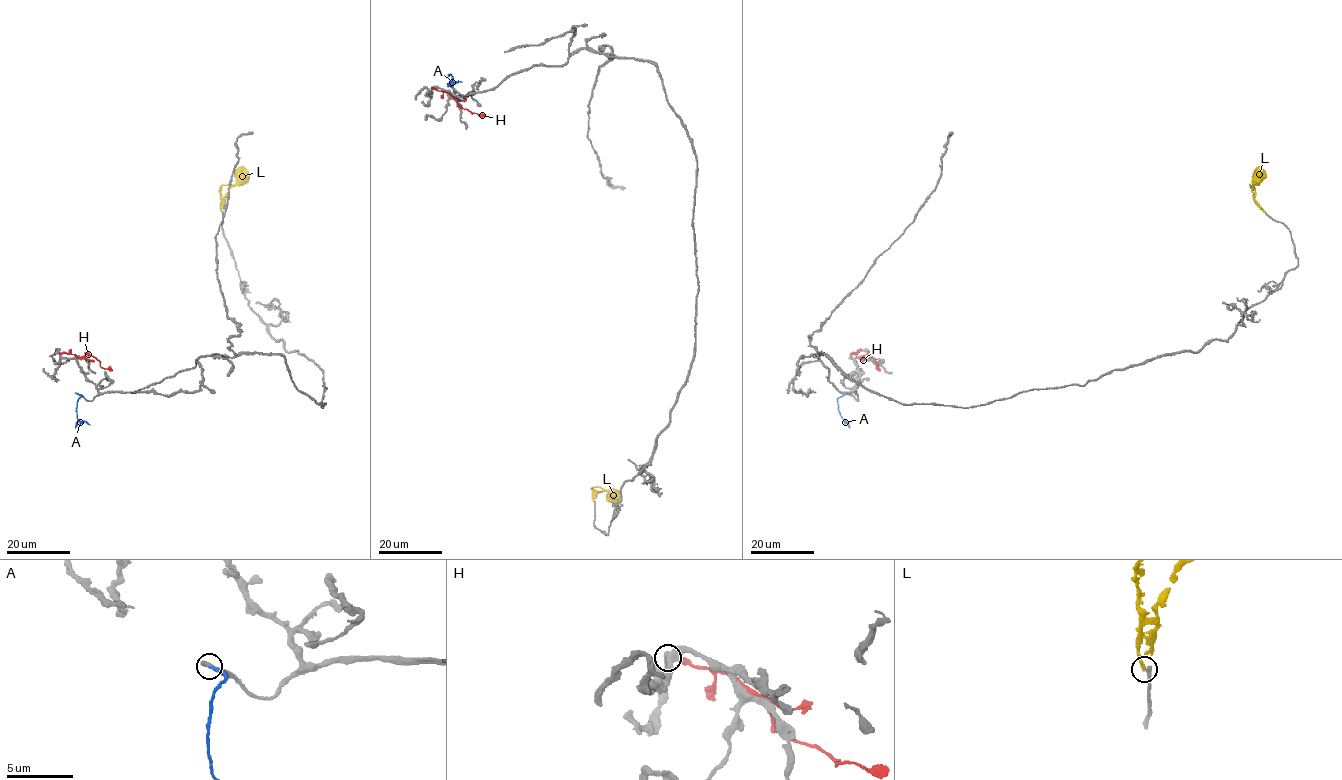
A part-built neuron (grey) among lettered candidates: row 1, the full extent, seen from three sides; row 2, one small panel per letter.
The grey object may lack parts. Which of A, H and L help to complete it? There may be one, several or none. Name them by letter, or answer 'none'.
L

